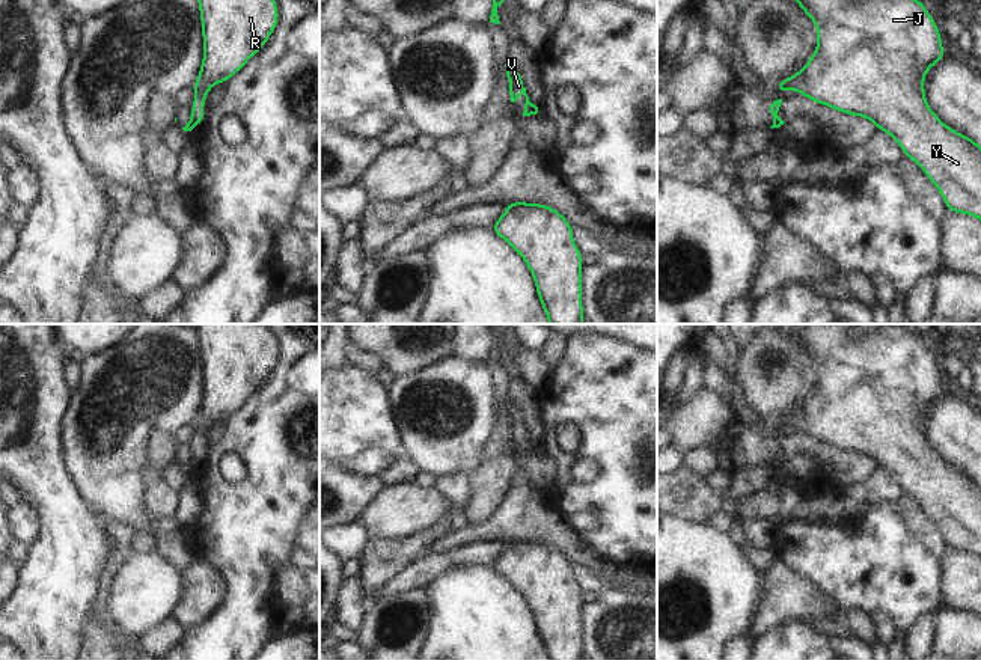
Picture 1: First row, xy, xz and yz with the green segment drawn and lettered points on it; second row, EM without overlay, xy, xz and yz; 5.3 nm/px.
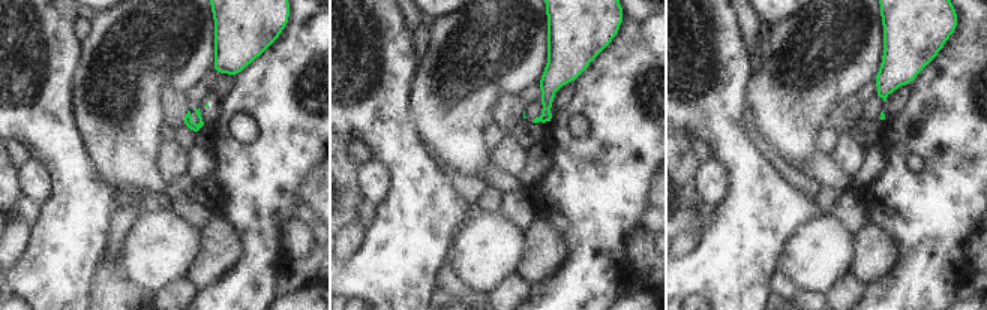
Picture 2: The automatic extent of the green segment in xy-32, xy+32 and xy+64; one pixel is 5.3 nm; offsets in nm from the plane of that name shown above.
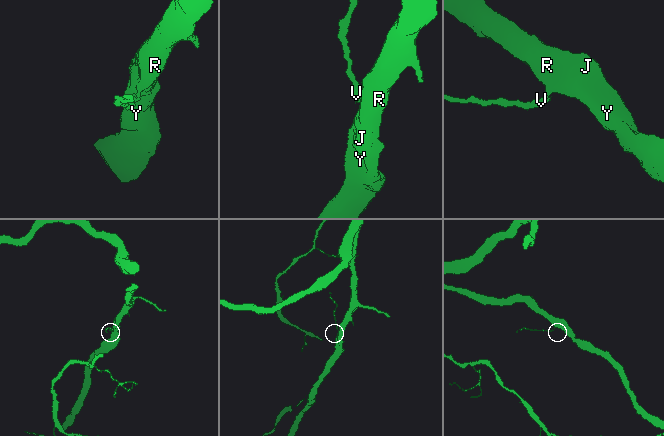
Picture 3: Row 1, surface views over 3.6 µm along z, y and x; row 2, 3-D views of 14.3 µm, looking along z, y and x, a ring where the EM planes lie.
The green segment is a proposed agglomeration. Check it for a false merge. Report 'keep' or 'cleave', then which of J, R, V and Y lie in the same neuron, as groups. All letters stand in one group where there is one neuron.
cleave; J R Y / V

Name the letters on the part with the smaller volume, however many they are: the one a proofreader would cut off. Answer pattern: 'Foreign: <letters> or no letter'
Foreign: V

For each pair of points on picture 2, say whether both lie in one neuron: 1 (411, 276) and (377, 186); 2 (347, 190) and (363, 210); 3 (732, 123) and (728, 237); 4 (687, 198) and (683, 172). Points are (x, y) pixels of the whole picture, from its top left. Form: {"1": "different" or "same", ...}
{"1": "different", "2": "different", "3": "same", "4": "same"}

